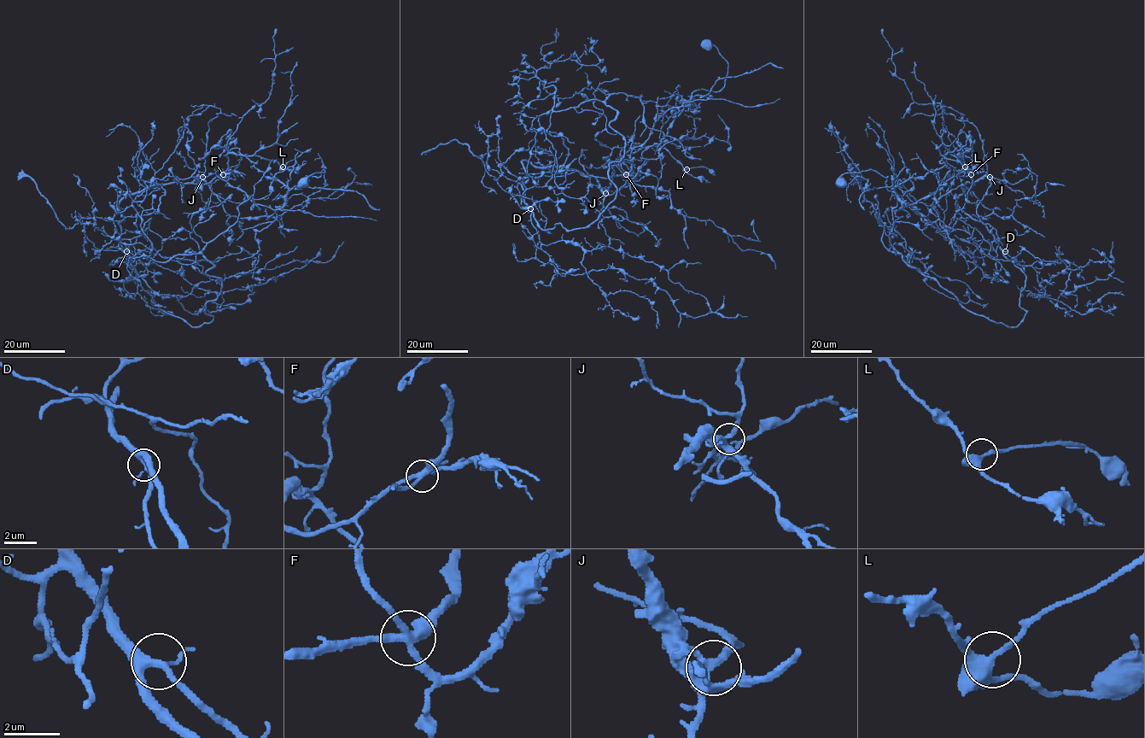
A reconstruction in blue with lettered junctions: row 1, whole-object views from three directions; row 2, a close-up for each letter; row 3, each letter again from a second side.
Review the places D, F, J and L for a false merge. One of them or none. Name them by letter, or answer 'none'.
F

